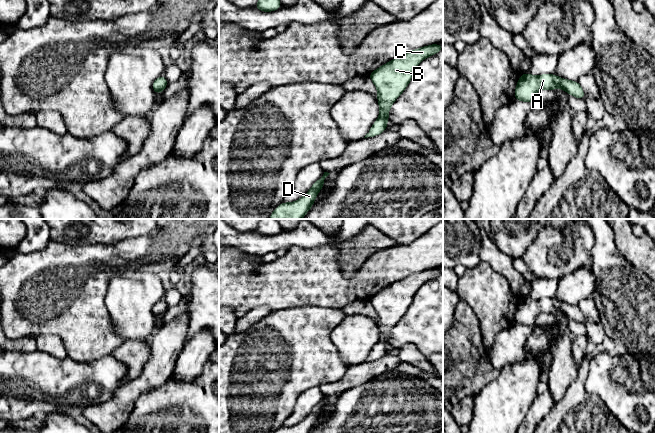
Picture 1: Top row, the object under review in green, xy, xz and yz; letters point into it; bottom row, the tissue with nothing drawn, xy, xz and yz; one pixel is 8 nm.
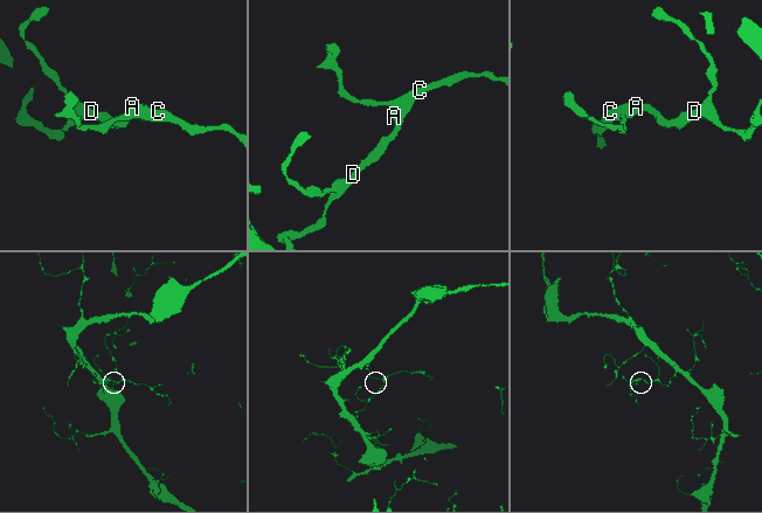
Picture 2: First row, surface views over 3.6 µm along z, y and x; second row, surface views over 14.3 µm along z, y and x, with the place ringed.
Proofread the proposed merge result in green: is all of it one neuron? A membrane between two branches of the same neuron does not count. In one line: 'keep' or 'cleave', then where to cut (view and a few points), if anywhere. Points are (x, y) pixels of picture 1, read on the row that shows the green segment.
keep | no cut

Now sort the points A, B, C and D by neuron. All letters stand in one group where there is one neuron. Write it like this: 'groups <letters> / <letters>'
groups A B C D

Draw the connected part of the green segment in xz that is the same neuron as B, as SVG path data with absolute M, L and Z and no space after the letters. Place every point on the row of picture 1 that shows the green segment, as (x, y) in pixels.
M440 43L415 49L389 61L368 75L377 88L377 101L381 111L378 119L364 138L374 137L386 131L386 124L389 121L388 112L393 102L408 86L416 67L423 59L438 53L442 49Z

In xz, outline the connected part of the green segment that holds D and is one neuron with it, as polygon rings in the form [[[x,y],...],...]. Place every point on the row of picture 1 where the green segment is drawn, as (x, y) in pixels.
[[[330,173],[313,183],[310,190],[300,199],[292,203],[282,202],[270,215],[269,219],[302,219],[313,206],[318,192],[324,187],[324,180]]]

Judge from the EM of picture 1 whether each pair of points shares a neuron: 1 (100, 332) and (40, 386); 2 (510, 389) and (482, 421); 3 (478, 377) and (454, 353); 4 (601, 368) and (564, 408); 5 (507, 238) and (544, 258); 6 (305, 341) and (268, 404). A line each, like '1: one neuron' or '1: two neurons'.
1: two neurons
2: one neuron
3: one neuron
4: two neurons
5: two neurons
6: one neuron

